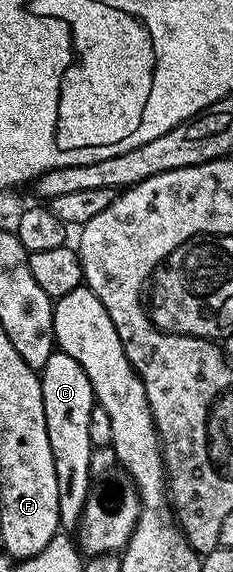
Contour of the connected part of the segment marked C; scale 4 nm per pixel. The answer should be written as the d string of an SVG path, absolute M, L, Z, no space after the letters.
M53 352L40 374L42 408L46 408L46 432L50 436L50 452L54 452L54 472L58 472L58 512L60 525L72 532L79 527L82 508L94 479L90 472L93 449L90 440L90 412L94 405L92 385L82 372L82 364L74 356Z

